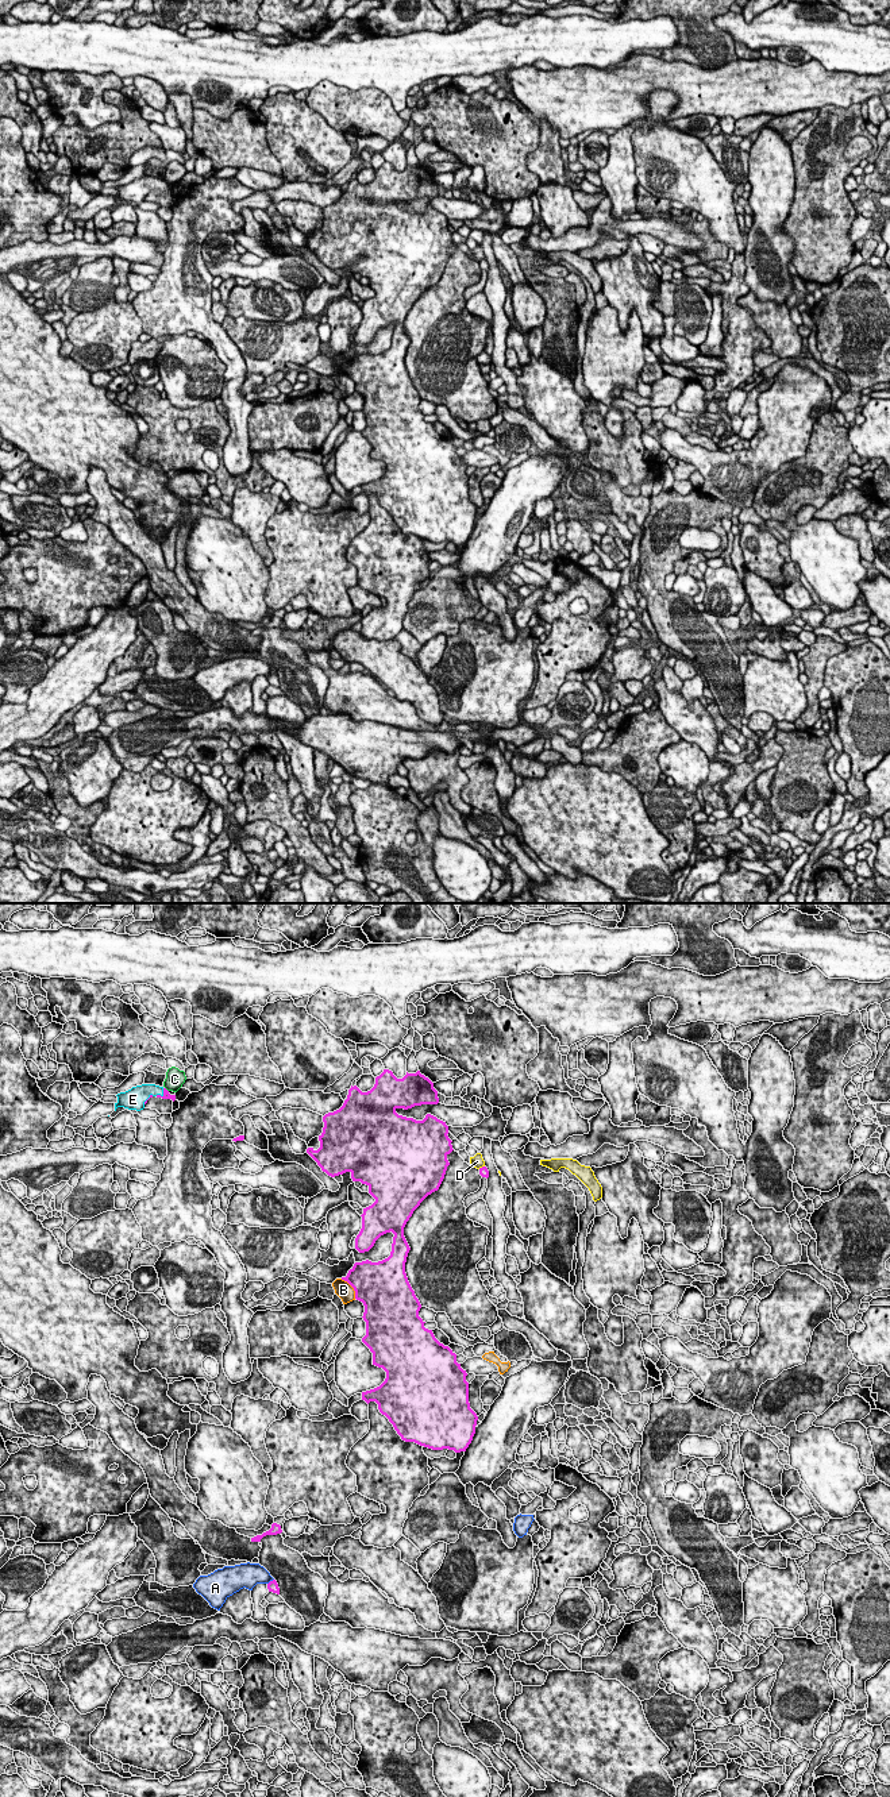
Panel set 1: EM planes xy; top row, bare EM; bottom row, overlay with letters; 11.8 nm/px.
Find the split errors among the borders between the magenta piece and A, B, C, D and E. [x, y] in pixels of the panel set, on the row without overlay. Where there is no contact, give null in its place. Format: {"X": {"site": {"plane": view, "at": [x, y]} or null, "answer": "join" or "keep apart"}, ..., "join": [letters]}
{"A": {"site": {"plane": "xy", "at": [270, 674]}, "answer": "keep apart"}, "B": {"site": {"plane": "xy", "at": [351, 378]}, "answer": "keep apart"}, "C": {"site": {"plane": "xy", "at": [166, 182]}, "answer": "keep apart"}, "D": {"site": {"plane": "xy", "at": [482, 259]}, "answer": "keep apart"}, "E": {"site": {"plane": "xy", "at": [160, 188]}, "answer": "join"}, "join": ["E"]}

